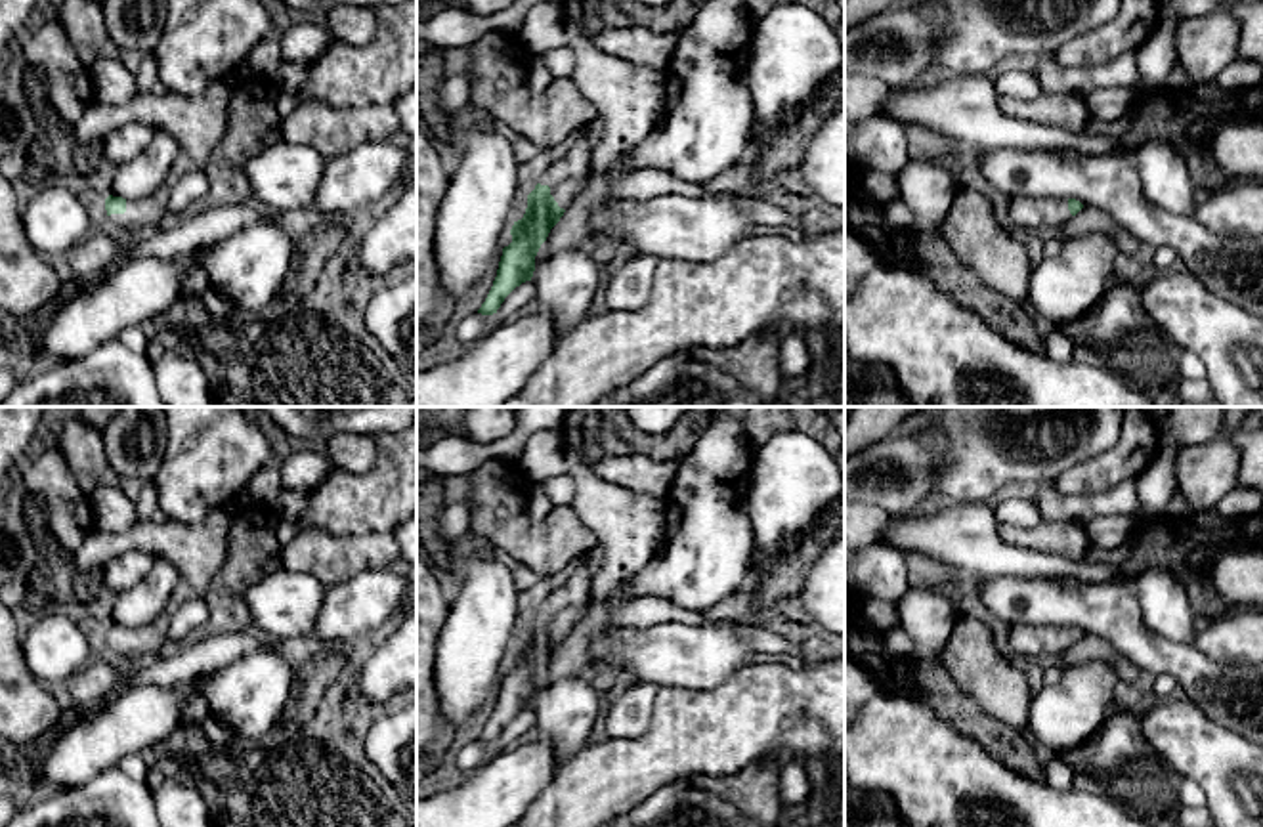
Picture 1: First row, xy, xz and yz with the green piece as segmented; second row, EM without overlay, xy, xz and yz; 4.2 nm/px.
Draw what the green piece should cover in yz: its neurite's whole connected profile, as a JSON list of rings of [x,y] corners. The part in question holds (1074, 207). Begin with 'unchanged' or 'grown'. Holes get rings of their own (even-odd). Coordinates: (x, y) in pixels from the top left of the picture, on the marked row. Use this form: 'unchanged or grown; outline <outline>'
grown; outline [[[1011,197],[1009,218],[1020,231],[1034,231],[1043,237],[1060,235],[1064,223],[1083,204],[1076,199]]]

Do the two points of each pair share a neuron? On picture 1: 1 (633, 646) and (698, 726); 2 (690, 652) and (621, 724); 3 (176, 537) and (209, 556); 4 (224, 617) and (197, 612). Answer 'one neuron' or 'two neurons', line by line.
1: two neurons
2: two neurons
3: one neuron
4: two neurons

